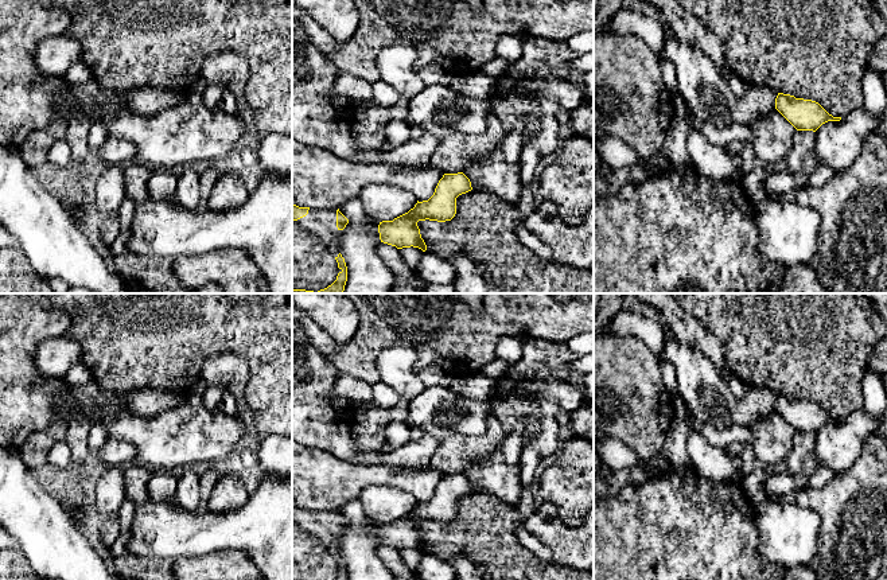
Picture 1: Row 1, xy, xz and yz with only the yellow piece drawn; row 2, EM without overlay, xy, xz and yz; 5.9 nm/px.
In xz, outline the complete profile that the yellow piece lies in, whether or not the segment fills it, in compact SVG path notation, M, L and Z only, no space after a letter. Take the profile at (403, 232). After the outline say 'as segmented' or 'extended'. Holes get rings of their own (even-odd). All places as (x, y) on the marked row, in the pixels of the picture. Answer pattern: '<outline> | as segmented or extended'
M494 113L489 114L487 128L478 136L450 133L440 139L429 159L429 164L444 172L433 195L415 205L408 213L393 221L378 225L380 240L384 244L427 250L421 238L419 221L451 221L456 214L456 198L472 190L470 179L463 174L467 164L495 149L503 136L503 128Z | extended

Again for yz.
M747 85L746 93L738 98L734 112L734 124L748 125L754 118L777 109L797 131L816 132L828 121L840 121L818 102L777 93L770 87Z | extended

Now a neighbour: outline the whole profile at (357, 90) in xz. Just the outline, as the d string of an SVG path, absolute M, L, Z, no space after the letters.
M339 70L332 93L345 97L357 114L365 110L363 104L371 97L371 83L359 75Z

